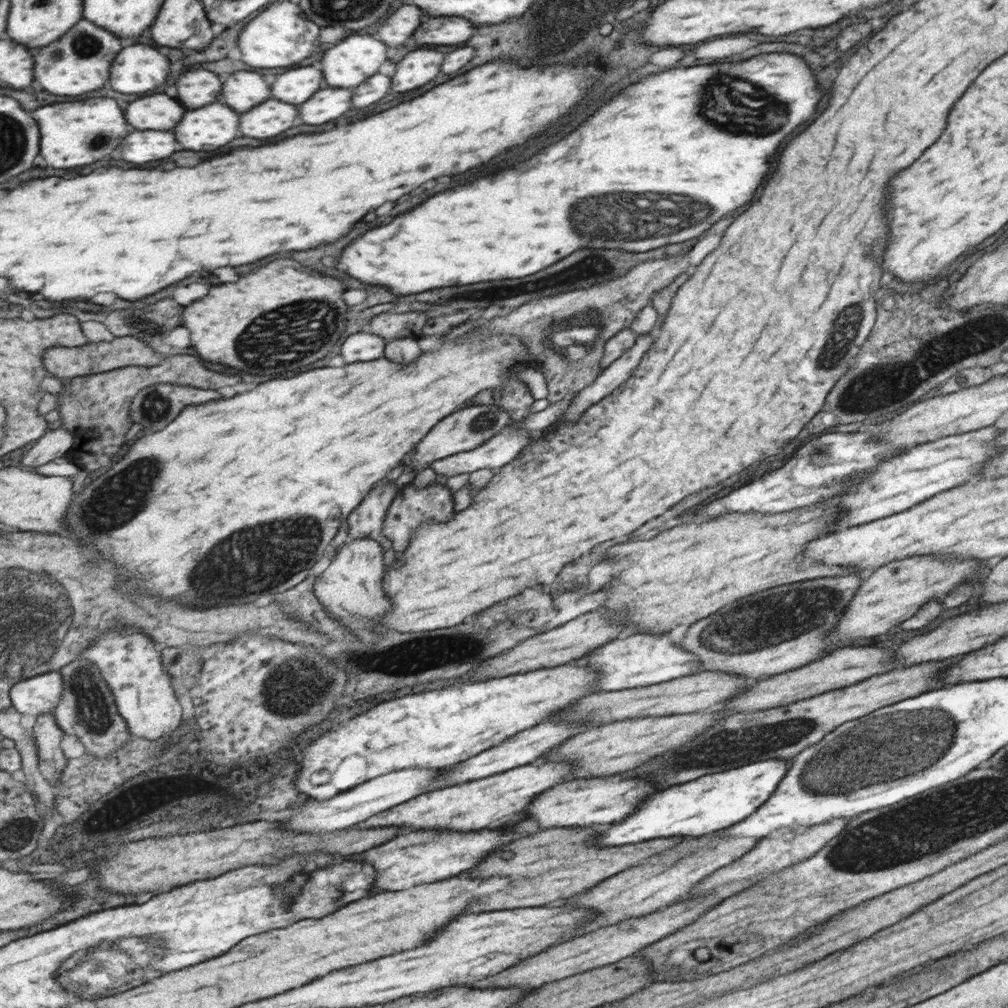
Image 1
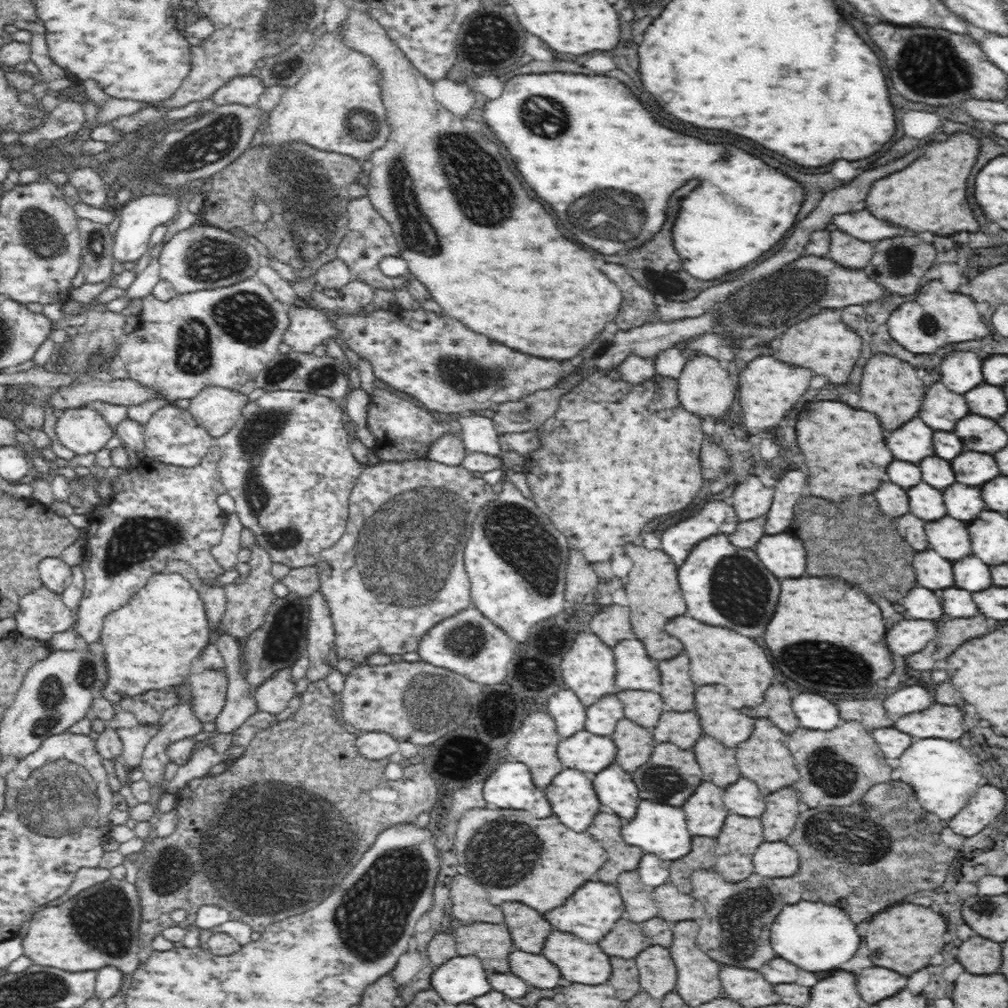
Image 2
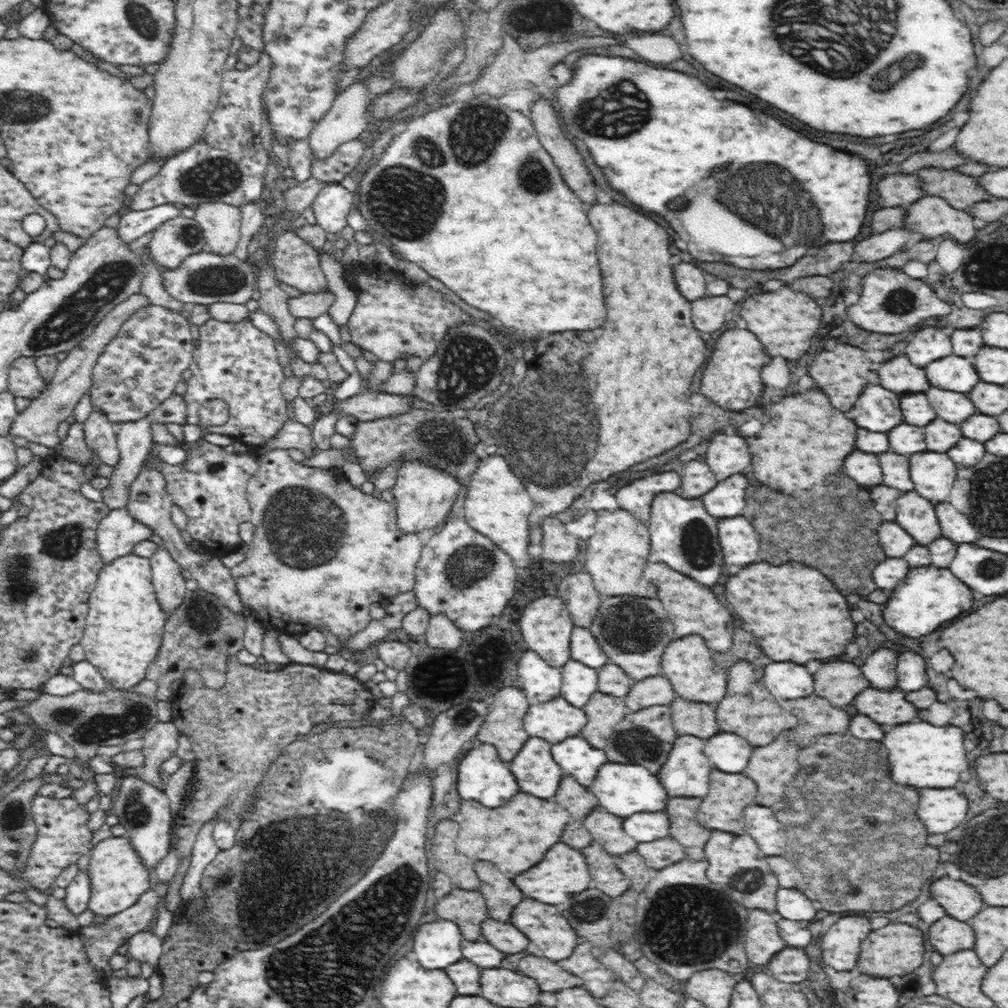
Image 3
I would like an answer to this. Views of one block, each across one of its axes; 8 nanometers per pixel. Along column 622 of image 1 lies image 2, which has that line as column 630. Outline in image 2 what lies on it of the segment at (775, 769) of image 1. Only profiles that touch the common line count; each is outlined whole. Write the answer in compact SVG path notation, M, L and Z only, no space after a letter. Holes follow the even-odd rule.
M644 799L639 800L636 814L622 824L621 838L633 847L640 847L645 853L656 854L658 858L669 862L686 856L690 852L692 842L683 807Z

